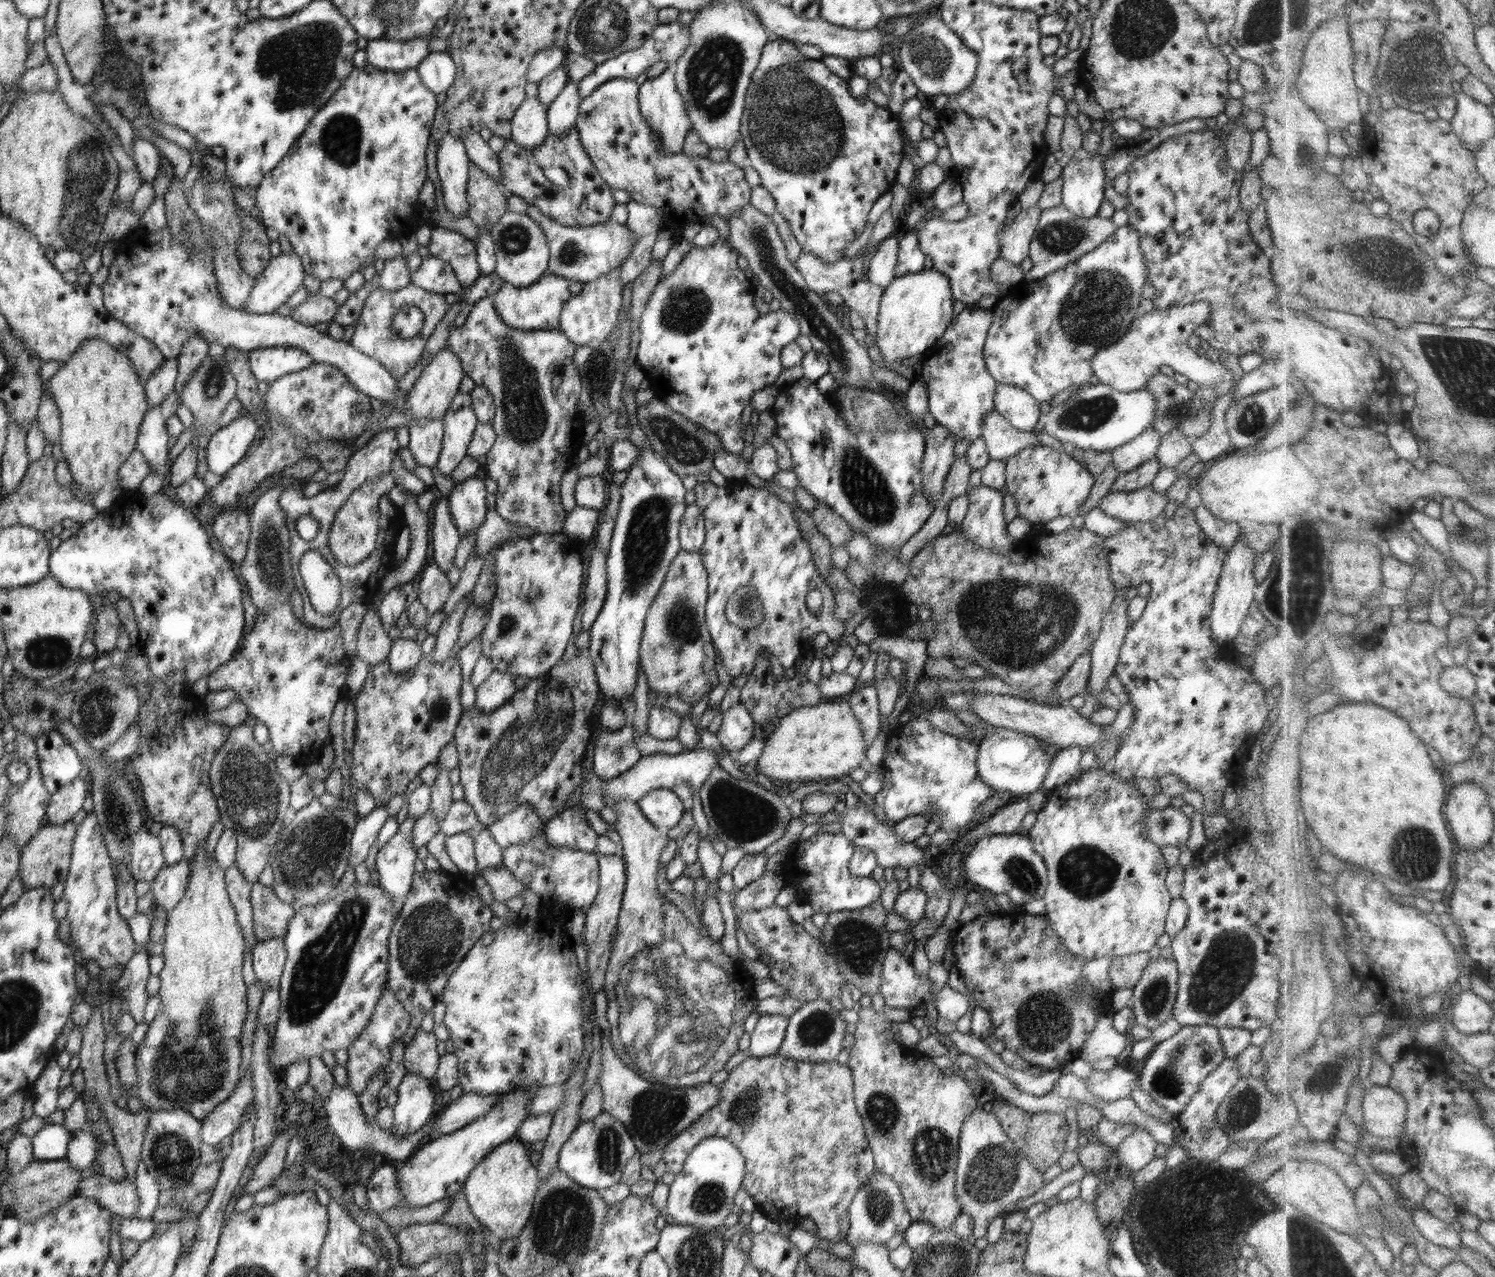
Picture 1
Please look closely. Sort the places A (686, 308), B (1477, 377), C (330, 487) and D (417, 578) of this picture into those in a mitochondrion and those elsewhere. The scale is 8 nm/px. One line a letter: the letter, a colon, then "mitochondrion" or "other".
A: mitochondrion
B: mitochondrion
C: other
D: other

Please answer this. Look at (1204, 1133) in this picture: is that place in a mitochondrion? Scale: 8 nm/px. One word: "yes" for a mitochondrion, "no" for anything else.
yes

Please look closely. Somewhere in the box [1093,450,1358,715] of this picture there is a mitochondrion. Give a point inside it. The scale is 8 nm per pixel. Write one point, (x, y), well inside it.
(1293, 593)

